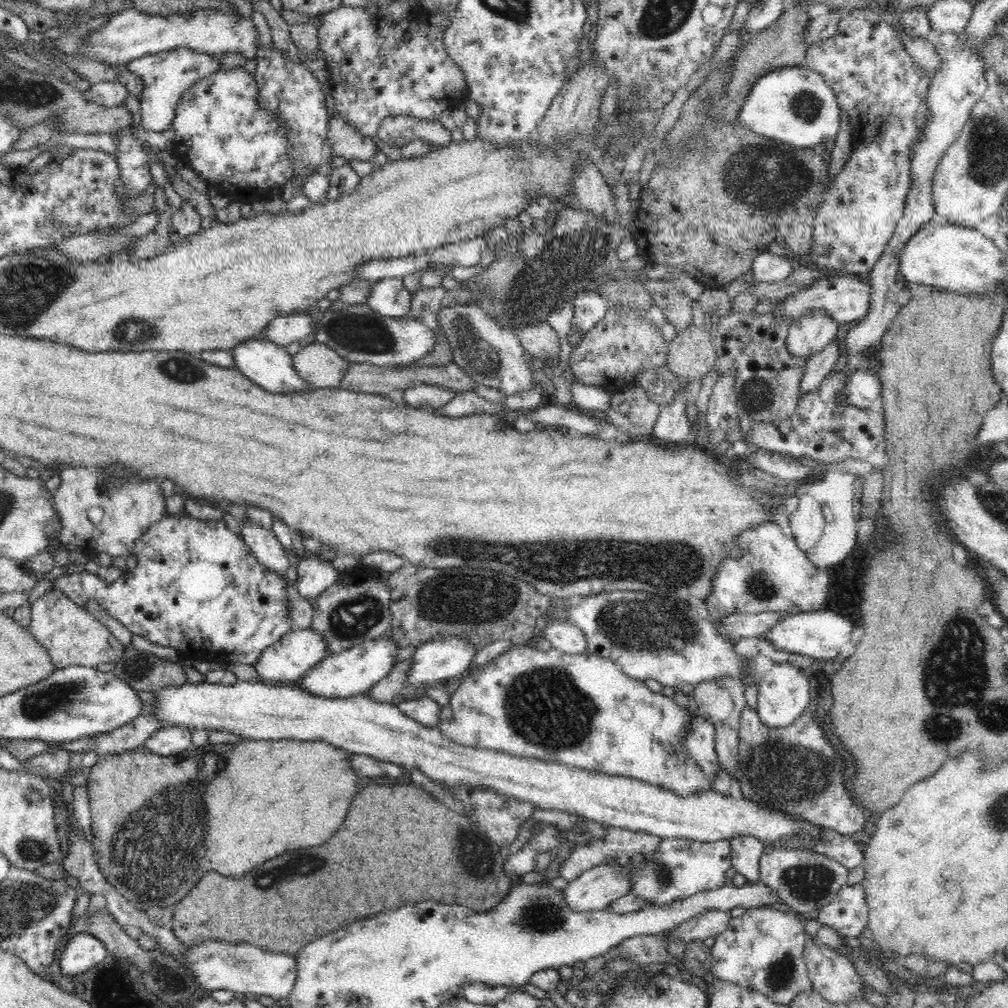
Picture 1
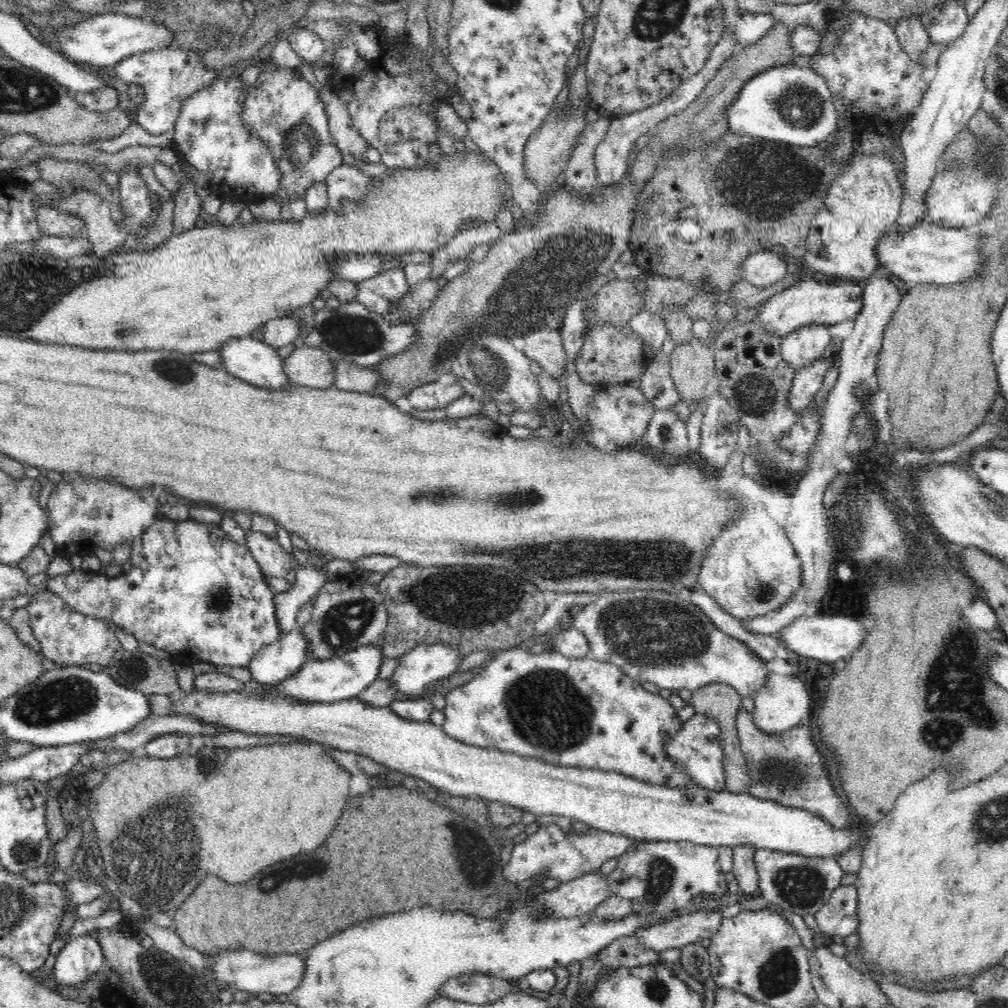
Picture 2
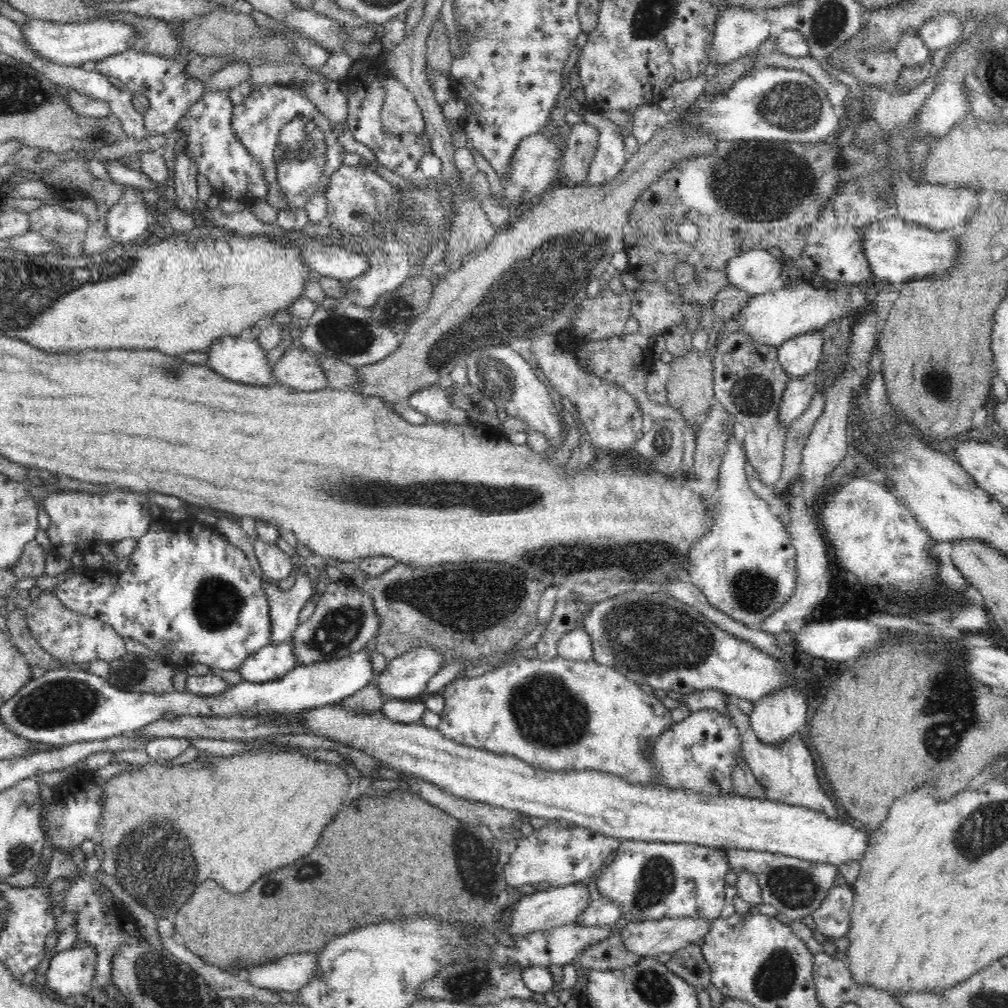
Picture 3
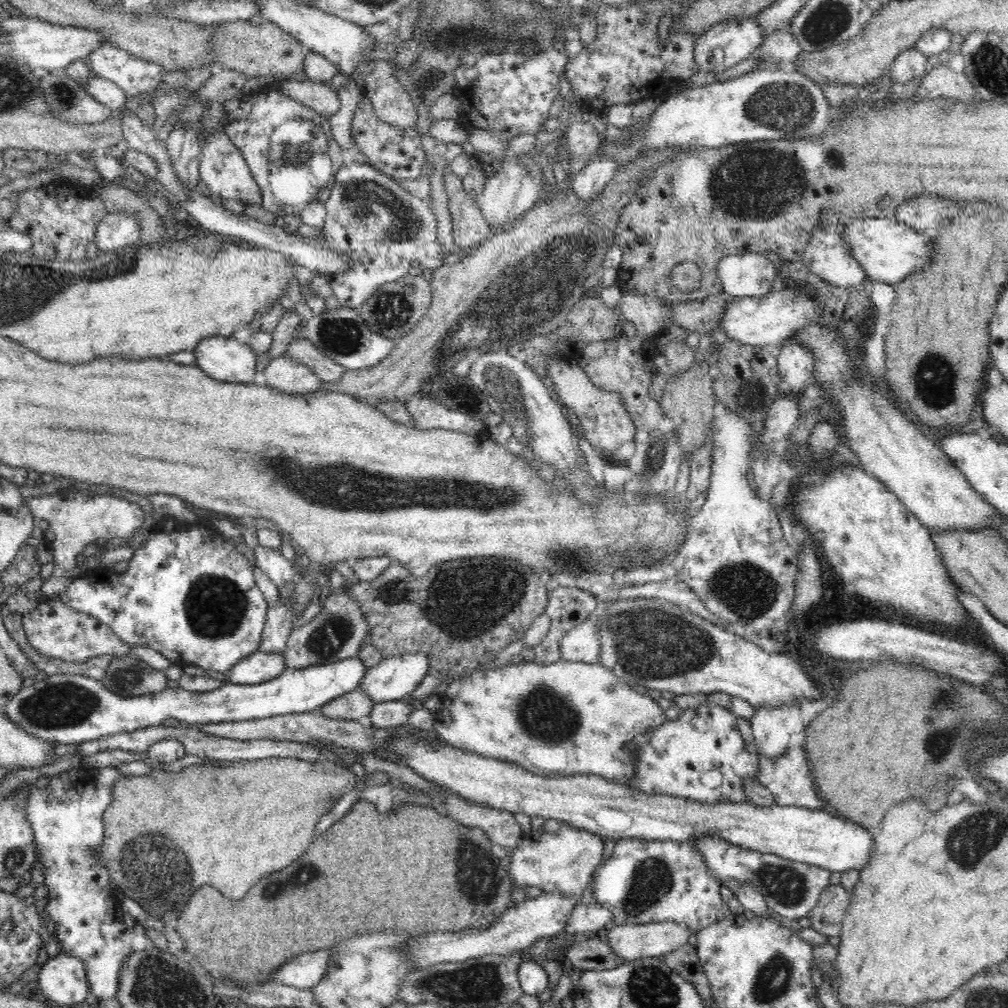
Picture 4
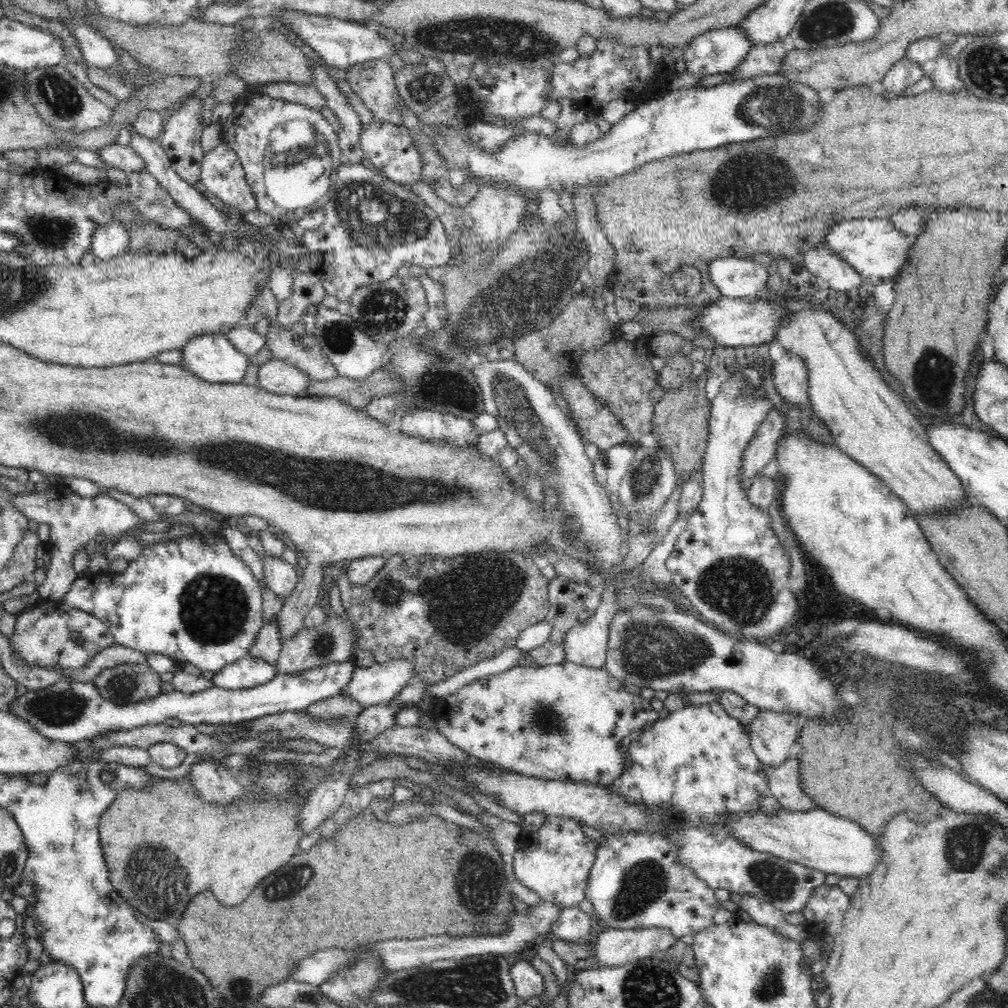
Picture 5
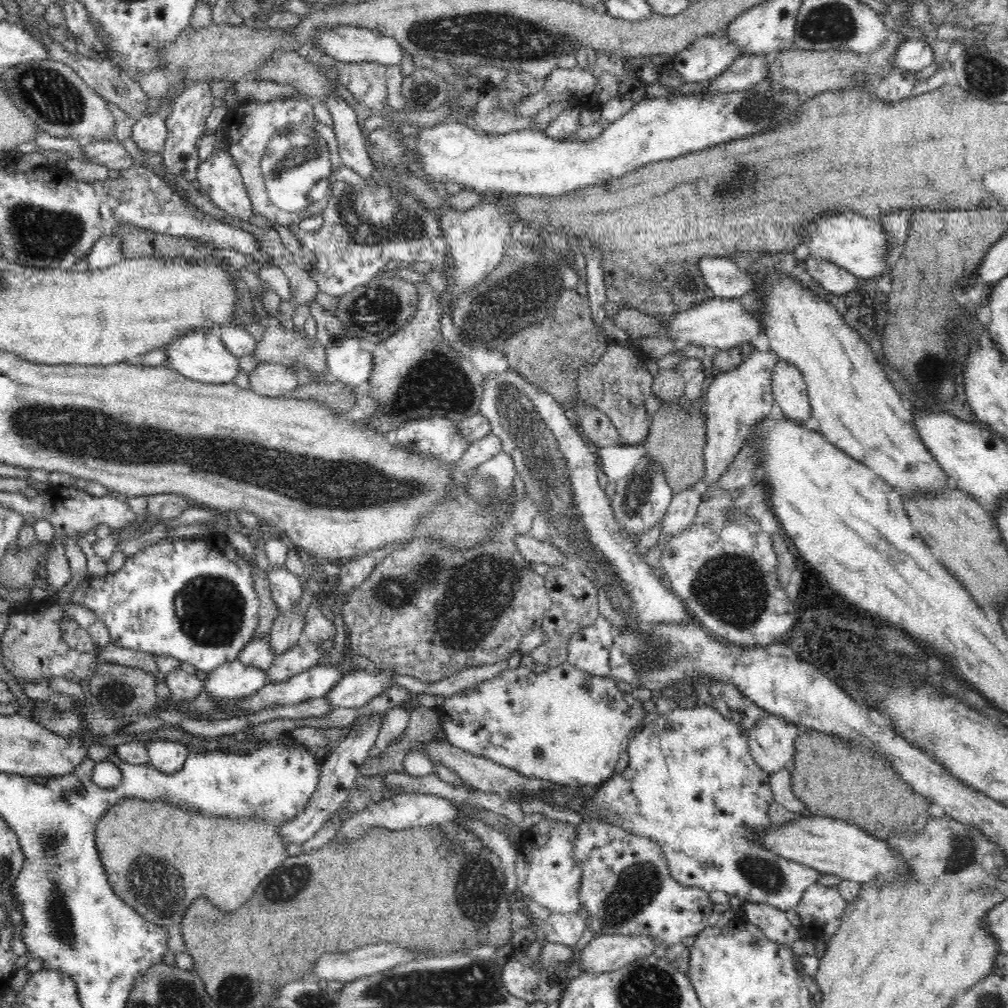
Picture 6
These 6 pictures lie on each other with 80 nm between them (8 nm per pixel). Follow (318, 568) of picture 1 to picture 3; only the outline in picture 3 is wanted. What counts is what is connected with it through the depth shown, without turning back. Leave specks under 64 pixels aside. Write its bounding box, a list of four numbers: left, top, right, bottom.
[261,570,320,645]

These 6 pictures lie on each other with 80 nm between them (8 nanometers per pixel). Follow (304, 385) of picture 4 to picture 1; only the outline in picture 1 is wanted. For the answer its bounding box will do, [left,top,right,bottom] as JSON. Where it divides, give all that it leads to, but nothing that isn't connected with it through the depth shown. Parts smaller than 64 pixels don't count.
[293,342,351,389]

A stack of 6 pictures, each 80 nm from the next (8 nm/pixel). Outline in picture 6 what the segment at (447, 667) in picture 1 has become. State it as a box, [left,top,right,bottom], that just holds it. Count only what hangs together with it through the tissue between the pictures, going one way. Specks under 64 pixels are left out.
[325,669,398,709]

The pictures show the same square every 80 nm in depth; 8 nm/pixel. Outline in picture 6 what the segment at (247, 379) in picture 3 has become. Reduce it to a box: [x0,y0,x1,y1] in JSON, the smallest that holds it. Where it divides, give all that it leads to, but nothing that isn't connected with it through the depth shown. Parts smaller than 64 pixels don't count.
[162,329,238,384]

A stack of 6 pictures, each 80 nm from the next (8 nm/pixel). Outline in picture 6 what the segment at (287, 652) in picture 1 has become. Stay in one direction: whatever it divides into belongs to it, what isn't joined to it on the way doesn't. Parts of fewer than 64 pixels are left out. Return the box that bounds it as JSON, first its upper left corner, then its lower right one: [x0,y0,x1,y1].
[203,659,266,705]

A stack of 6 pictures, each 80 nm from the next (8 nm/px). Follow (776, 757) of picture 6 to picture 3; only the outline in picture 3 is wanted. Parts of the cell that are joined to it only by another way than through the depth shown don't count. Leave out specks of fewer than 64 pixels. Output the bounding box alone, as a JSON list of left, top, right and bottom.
[749,684,811,746]

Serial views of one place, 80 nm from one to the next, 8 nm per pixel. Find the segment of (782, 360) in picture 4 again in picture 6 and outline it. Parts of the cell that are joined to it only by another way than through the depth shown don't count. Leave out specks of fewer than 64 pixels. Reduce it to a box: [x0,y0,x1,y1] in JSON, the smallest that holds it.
[771,360,813,423]

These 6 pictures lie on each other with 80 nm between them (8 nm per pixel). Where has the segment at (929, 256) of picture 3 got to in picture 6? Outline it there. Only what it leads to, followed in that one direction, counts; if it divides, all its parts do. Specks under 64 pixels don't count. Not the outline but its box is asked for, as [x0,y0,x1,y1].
[800,212,890,278]

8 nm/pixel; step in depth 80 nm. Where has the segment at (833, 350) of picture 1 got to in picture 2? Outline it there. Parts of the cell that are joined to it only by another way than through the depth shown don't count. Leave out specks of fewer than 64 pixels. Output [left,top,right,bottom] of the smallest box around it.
[787,352,834,413]

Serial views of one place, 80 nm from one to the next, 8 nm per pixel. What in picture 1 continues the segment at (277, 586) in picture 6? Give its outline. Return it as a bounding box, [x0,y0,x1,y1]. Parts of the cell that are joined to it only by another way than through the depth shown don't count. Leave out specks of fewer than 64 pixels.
[240,518,290,574]

